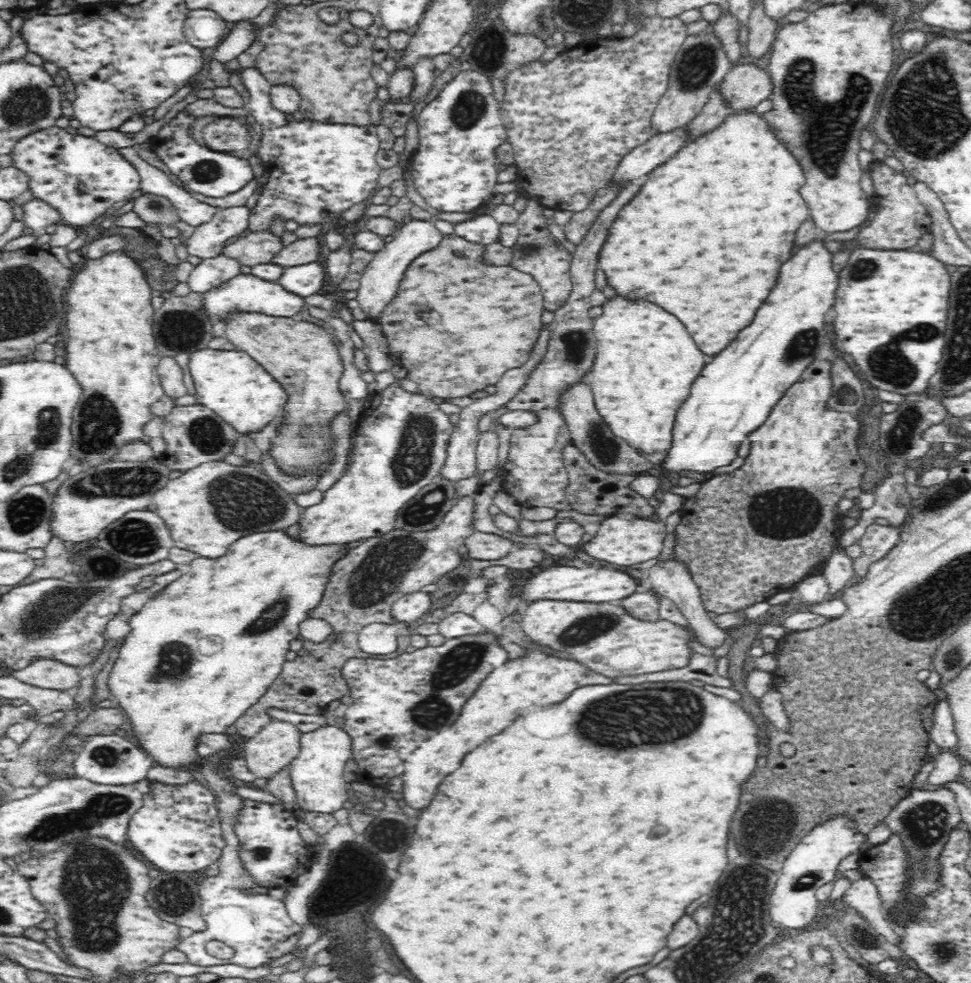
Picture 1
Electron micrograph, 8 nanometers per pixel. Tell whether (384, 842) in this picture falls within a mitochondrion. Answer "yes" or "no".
yes

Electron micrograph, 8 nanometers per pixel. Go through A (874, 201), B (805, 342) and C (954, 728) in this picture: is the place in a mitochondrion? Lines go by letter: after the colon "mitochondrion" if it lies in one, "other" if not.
A: other
B: mitochondrion
C: other

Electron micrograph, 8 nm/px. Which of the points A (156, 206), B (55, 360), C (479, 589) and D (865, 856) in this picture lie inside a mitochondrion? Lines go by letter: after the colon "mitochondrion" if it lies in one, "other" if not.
A: mitochondrion
B: other
C: other
D: other

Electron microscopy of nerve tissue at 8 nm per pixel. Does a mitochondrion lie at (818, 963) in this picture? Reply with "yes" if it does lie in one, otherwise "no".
no

